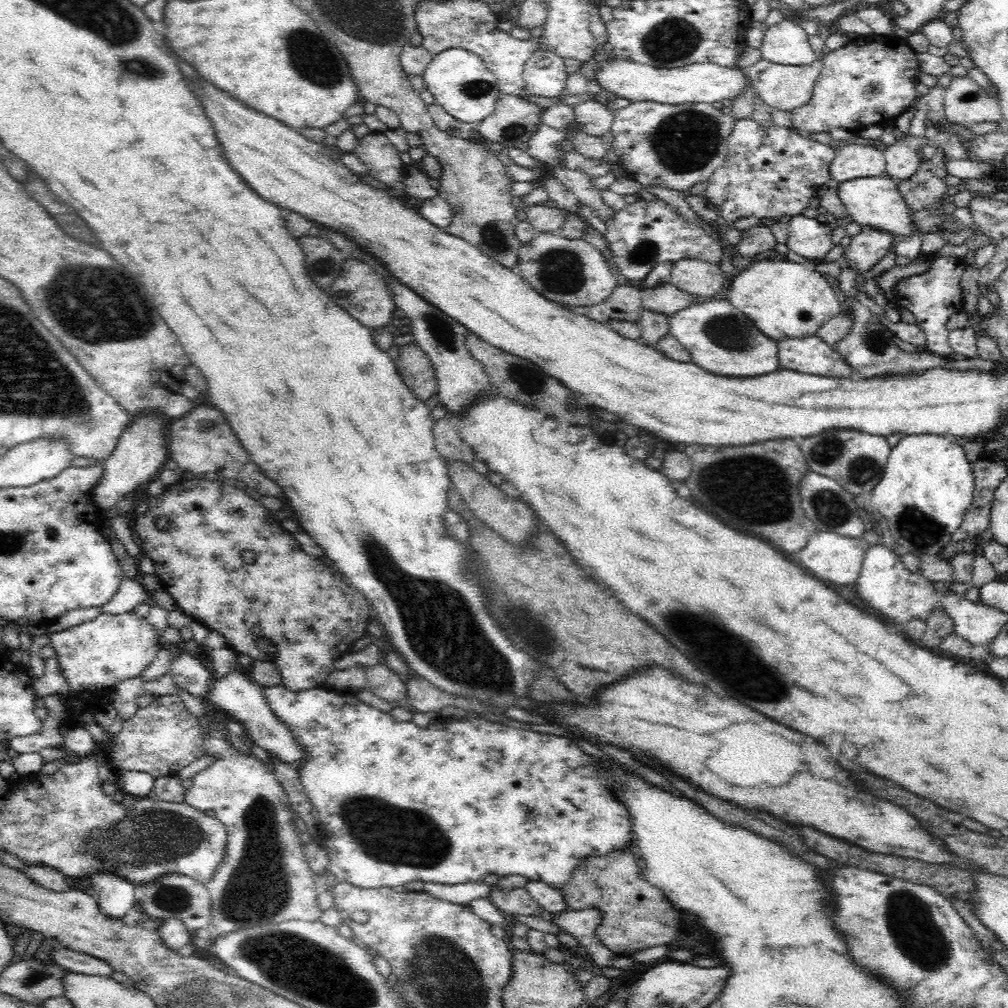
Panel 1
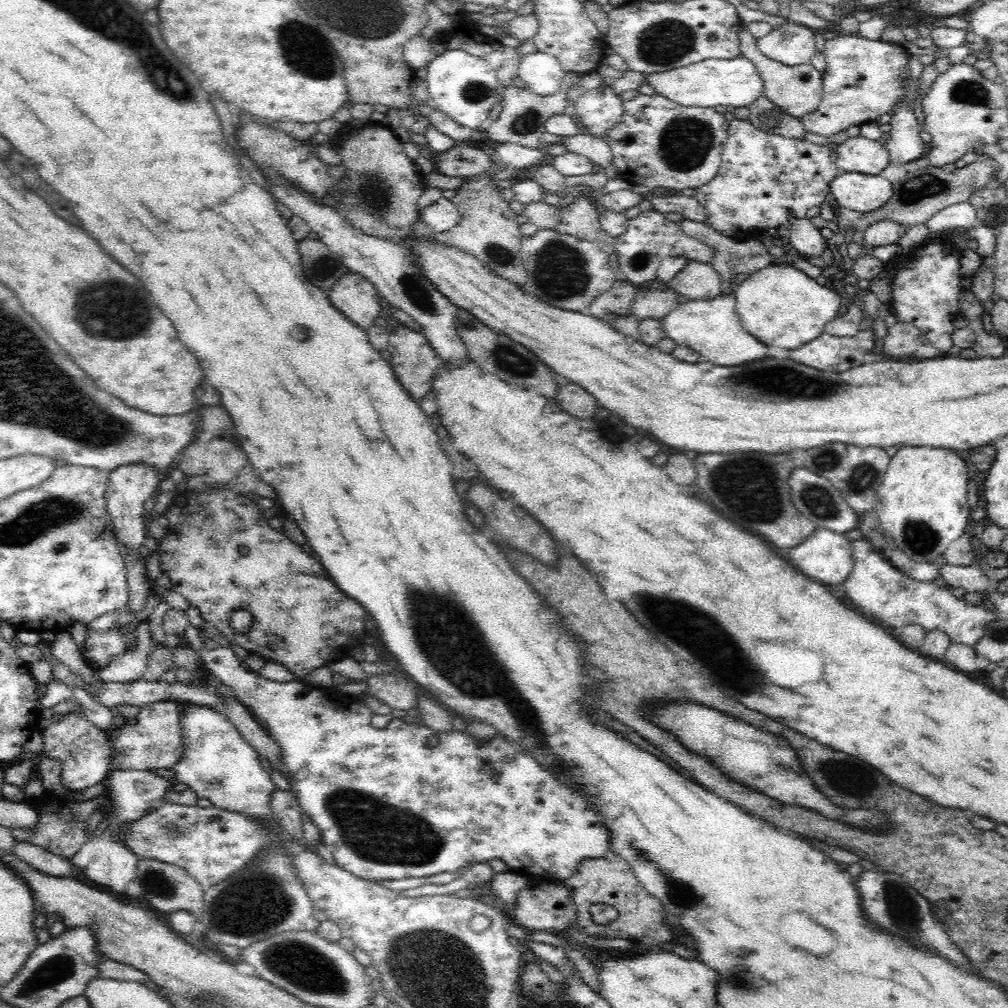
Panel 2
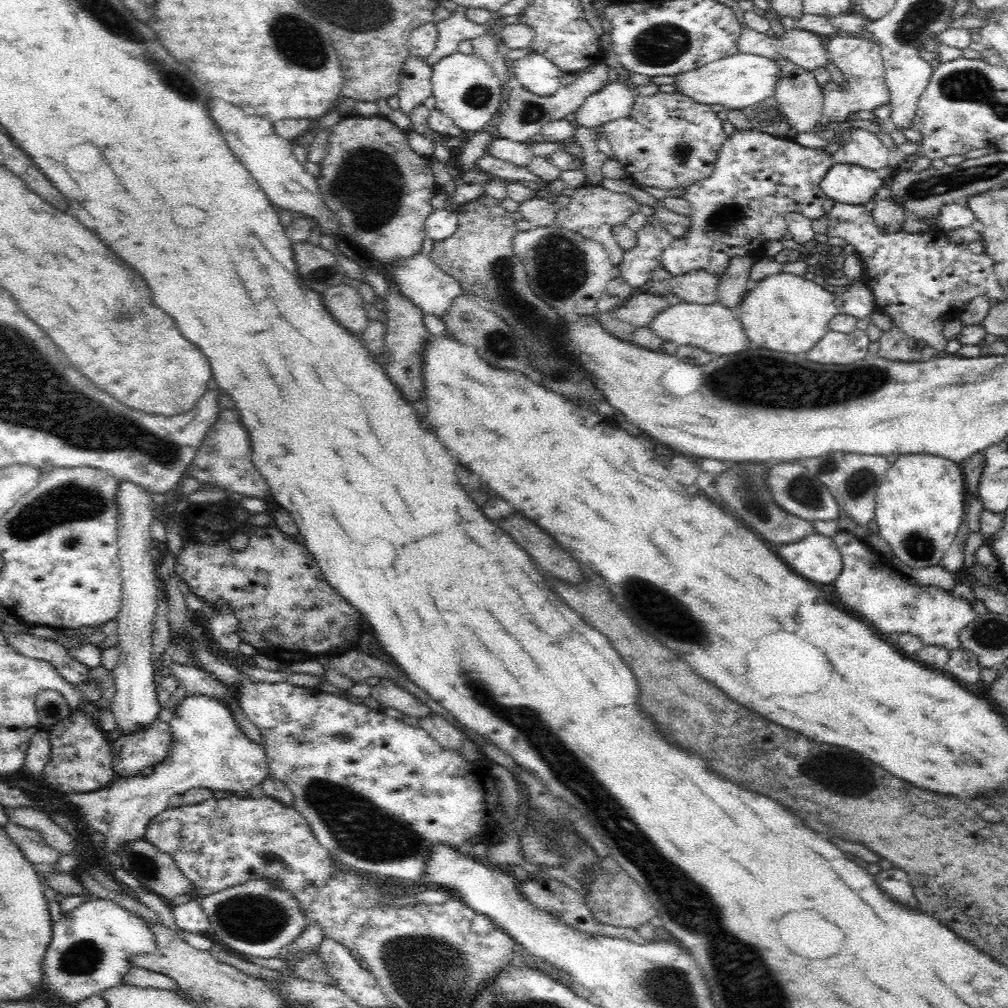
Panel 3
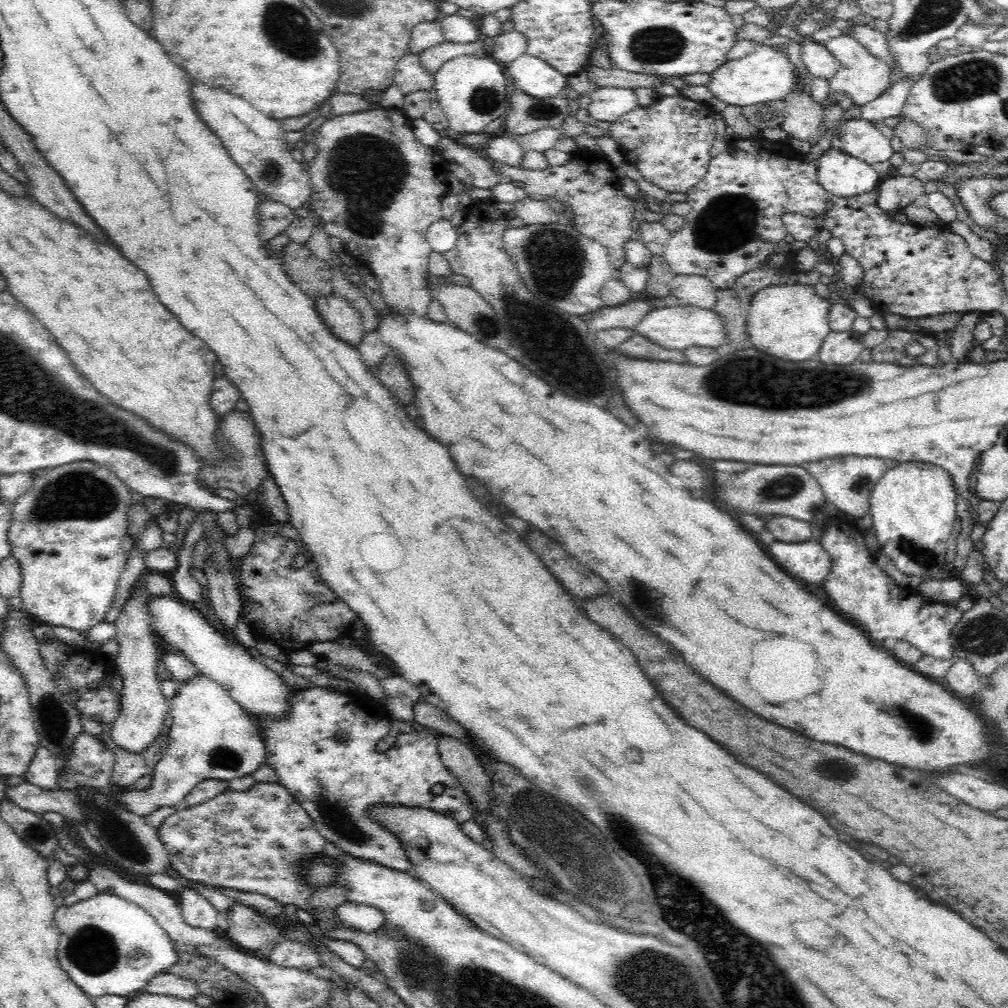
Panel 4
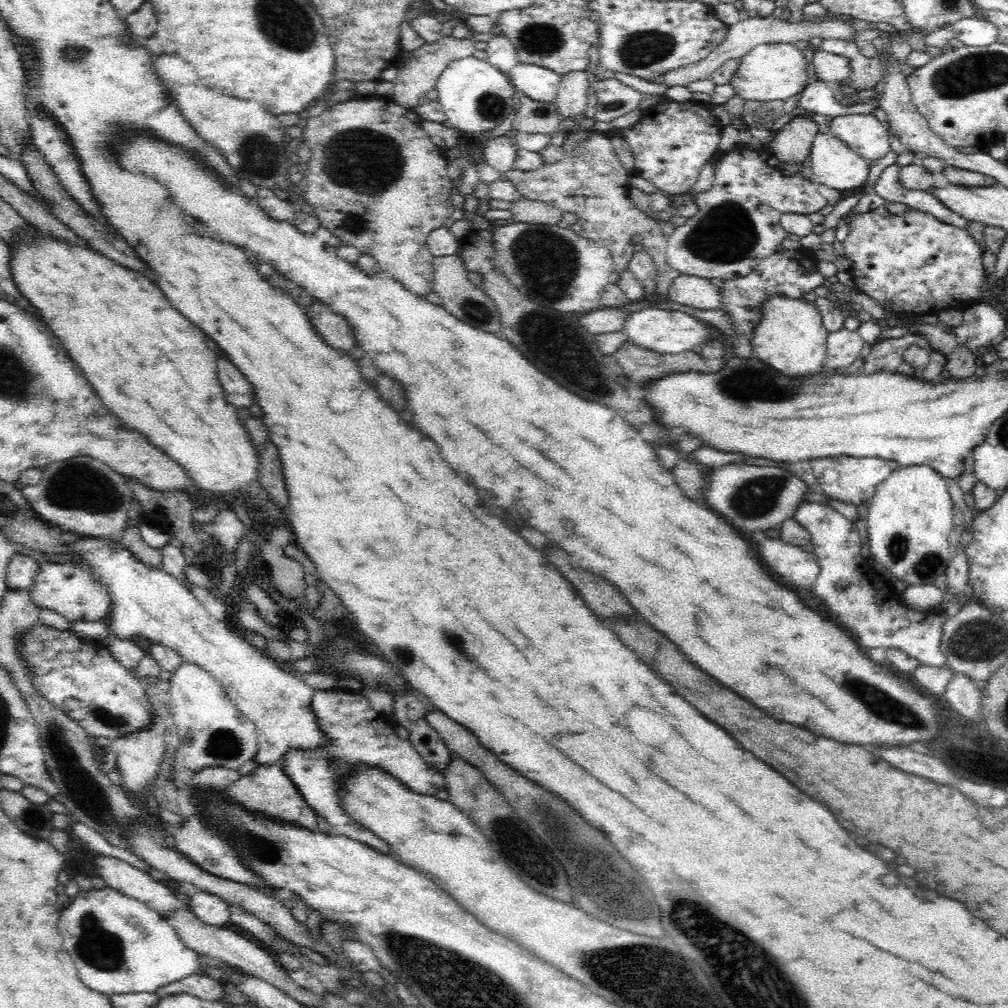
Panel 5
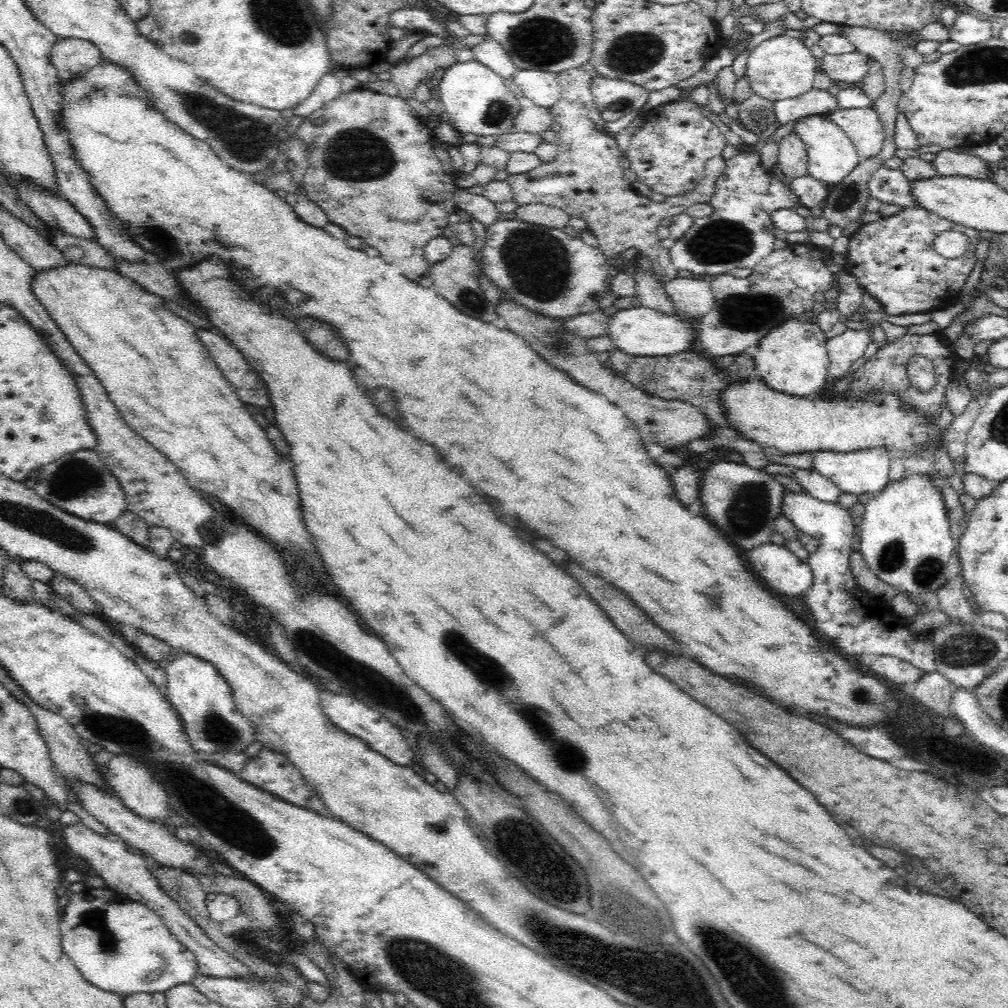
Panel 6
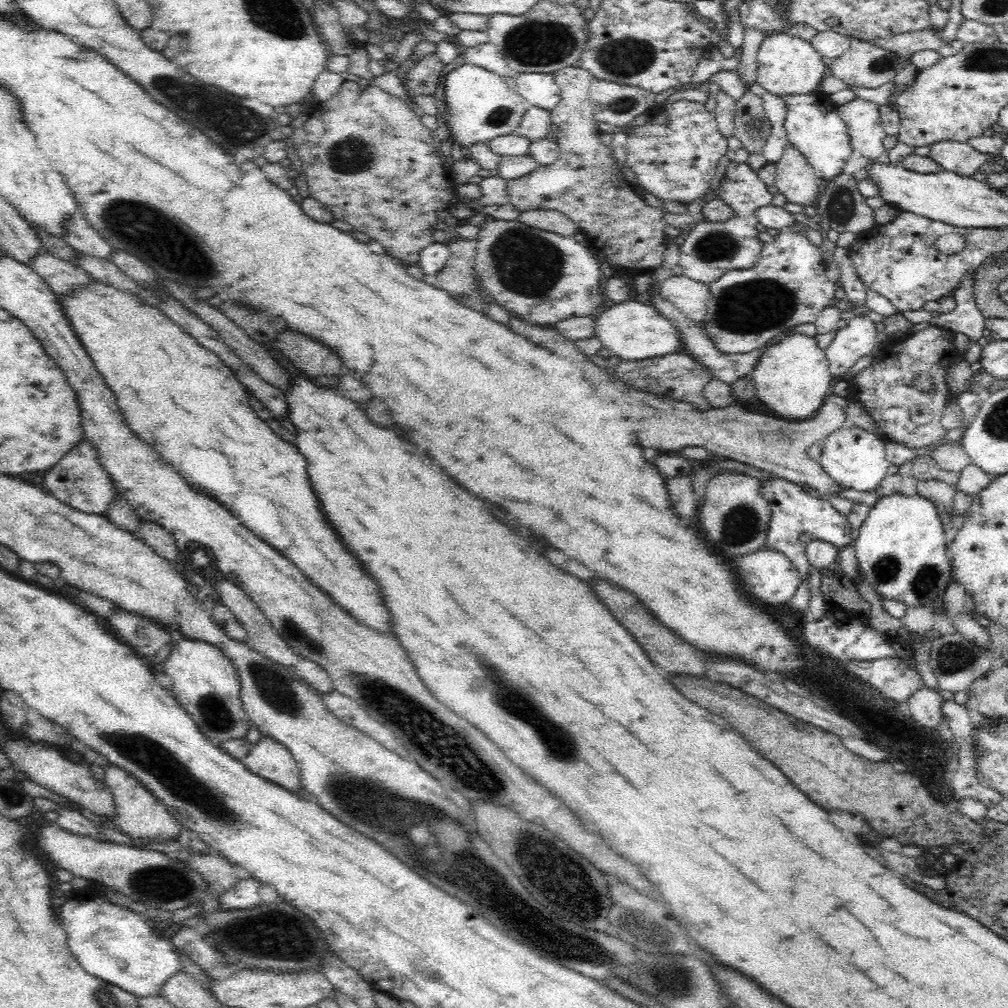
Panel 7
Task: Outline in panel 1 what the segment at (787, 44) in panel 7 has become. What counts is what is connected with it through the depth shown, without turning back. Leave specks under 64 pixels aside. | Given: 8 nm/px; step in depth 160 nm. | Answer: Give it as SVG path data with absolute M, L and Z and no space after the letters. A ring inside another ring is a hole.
M628 60L610 61L603 63L603 67L594 79L604 90L609 90L613 97L627 98L631 102L660 102L661 104L691 104L691 103L712 103L723 100L734 100L740 94L751 89L747 74L742 71L742 67L722 67L712 62L694 63L681 66L680 68L656 68L648 64L640 64Z

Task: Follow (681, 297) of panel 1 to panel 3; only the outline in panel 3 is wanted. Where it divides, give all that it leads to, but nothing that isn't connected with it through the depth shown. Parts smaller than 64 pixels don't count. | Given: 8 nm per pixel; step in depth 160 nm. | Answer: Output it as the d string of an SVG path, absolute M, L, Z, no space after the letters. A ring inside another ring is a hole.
M637 291L624 306L610 312L610 319L616 318L636 327L647 326L657 314L669 306L663 296Z

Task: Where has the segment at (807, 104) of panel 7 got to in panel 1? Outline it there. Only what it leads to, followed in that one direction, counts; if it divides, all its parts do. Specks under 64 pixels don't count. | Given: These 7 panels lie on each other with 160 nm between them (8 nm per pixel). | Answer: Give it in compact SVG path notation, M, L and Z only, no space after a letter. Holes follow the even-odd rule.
M890 176L855 178L854 180L840 182L836 191L844 203L848 214L854 222L860 226L871 226L880 230L886 230L894 236L912 236L920 232L920 228L914 227L912 212L909 210L906 201Z

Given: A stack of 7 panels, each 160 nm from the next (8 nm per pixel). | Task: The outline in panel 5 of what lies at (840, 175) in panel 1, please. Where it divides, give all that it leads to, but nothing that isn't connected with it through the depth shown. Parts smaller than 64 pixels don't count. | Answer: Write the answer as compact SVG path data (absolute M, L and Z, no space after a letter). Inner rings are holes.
M873 114L836 116L829 124L832 133L868 162L890 152L887 127Z

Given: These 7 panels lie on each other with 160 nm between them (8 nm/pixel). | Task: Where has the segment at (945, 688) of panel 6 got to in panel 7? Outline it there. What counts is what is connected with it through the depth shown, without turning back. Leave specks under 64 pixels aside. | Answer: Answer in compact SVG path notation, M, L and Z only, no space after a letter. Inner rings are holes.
M922 687L910 696L906 702L911 712L911 717L914 722L918 722L920 726L924 726L926 730L936 729L942 722L942 711L940 706L944 700L940 695L941 689L932 689Z

